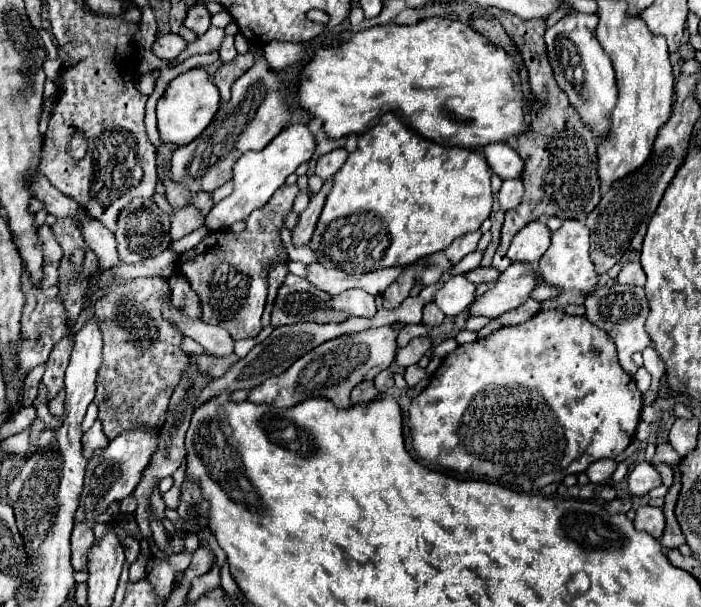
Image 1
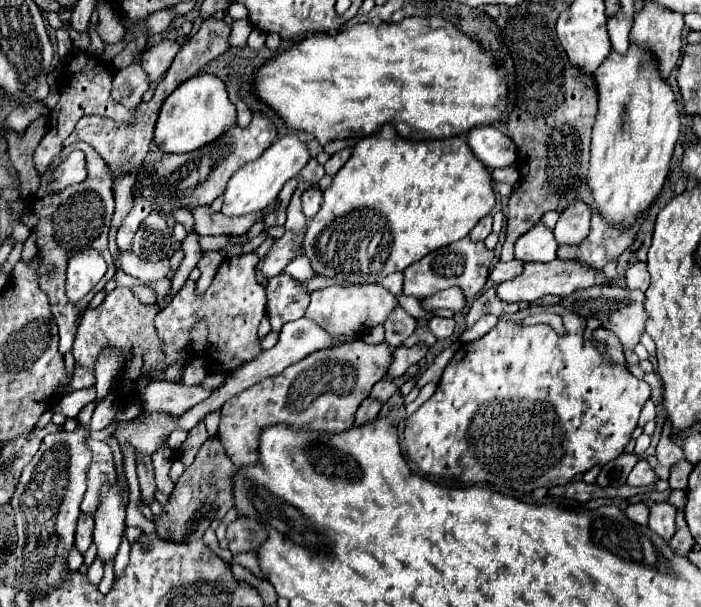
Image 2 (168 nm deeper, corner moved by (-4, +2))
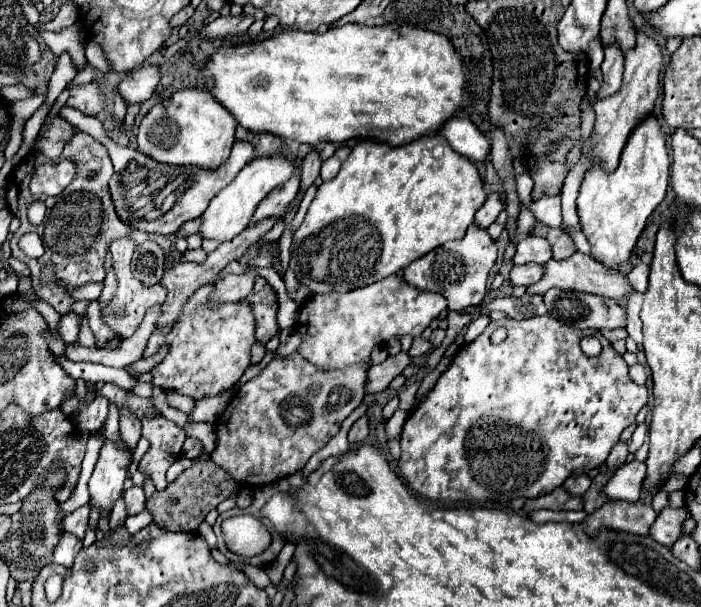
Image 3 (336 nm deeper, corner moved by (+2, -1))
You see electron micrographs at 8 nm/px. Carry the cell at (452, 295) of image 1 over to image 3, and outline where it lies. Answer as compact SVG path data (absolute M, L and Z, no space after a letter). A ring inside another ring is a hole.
M395 274L347 294L313 294L301 306L295 326L301 336L299 354L323 372L353 364L371 366L369 354L375 346L385 346L391 338L399 340L405 334L421 336L445 308L445 296L421 292Z

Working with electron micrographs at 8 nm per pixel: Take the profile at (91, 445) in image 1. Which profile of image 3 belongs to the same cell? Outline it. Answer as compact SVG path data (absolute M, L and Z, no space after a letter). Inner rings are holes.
M97 396L83 412L79 412L71 420L75 422L77 428L81 430L87 430L87 432L97 432L105 418L107 418L107 410L109 410L109 400L103 398L103 396Z

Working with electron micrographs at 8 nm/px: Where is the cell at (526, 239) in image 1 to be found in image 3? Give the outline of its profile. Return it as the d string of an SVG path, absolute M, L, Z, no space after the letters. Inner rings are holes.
M527 236L517 244L517 252L513 258L515 266L521 264L529 264L529 262L537 262L537 264L545 264L551 258L551 248L549 242L545 238L537 238L537 236Z

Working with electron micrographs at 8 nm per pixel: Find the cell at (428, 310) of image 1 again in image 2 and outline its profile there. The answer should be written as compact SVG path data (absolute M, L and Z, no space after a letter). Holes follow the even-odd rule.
M431 317L427 327L431 329L431 333L437 337L437 339L445 339L453 333L453 327L455 327L455 321L453 319L445 319L445 317Z

